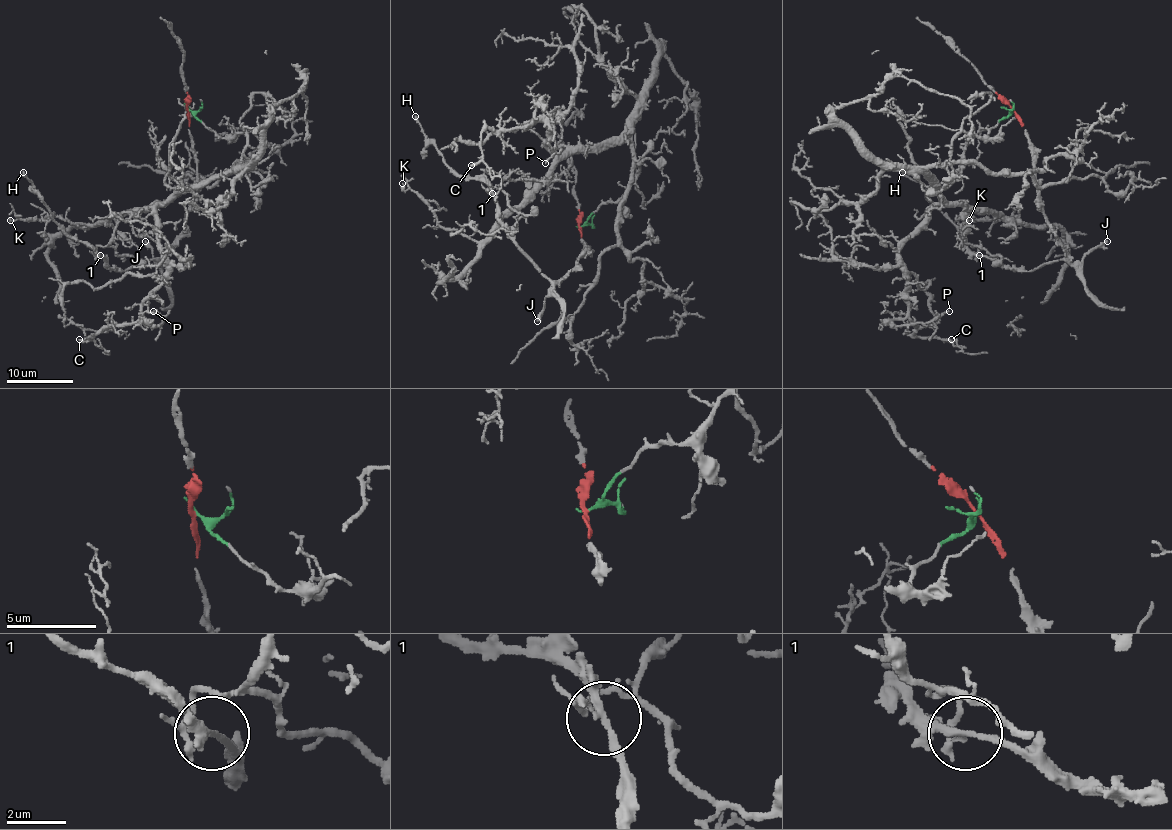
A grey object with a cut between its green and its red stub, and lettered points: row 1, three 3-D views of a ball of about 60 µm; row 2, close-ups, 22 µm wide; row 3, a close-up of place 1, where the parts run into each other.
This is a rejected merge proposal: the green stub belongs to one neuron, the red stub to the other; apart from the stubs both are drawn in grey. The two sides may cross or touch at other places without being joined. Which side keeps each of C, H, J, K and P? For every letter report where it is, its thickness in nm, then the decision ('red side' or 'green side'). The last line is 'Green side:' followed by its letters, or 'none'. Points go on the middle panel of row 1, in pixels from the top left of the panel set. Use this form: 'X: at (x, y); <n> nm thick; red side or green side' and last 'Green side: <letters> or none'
C: at (471, 165); 280 nm thick; green side
H: at (415, 116); 240 nm thick; red side
J: at (537, 321); 200 nm thick; red side
K: at (402, 183); 130 nm thick; green side
P: at (545, 163); 120 nm thick; green side
Green side: C, K, P

